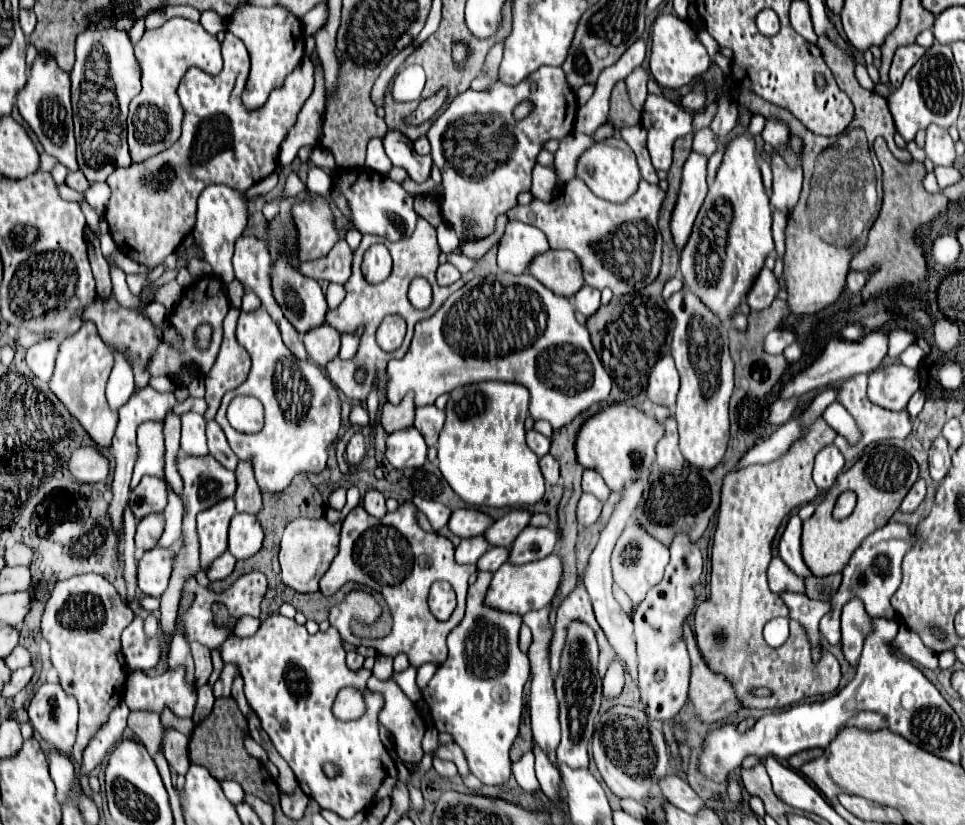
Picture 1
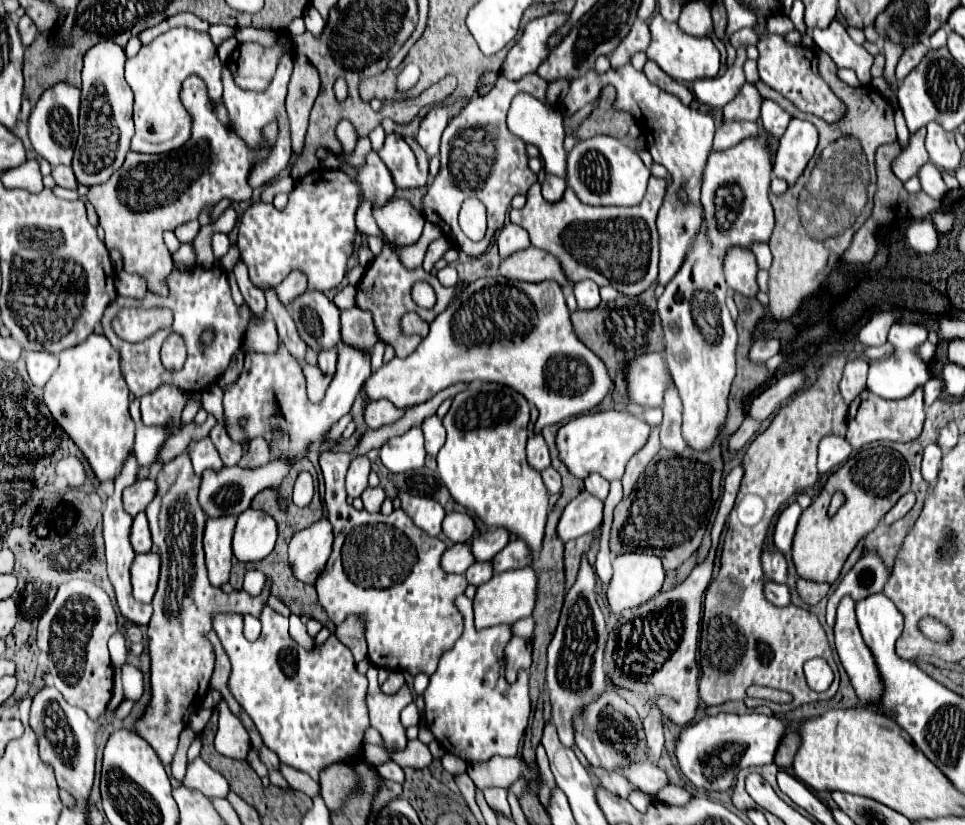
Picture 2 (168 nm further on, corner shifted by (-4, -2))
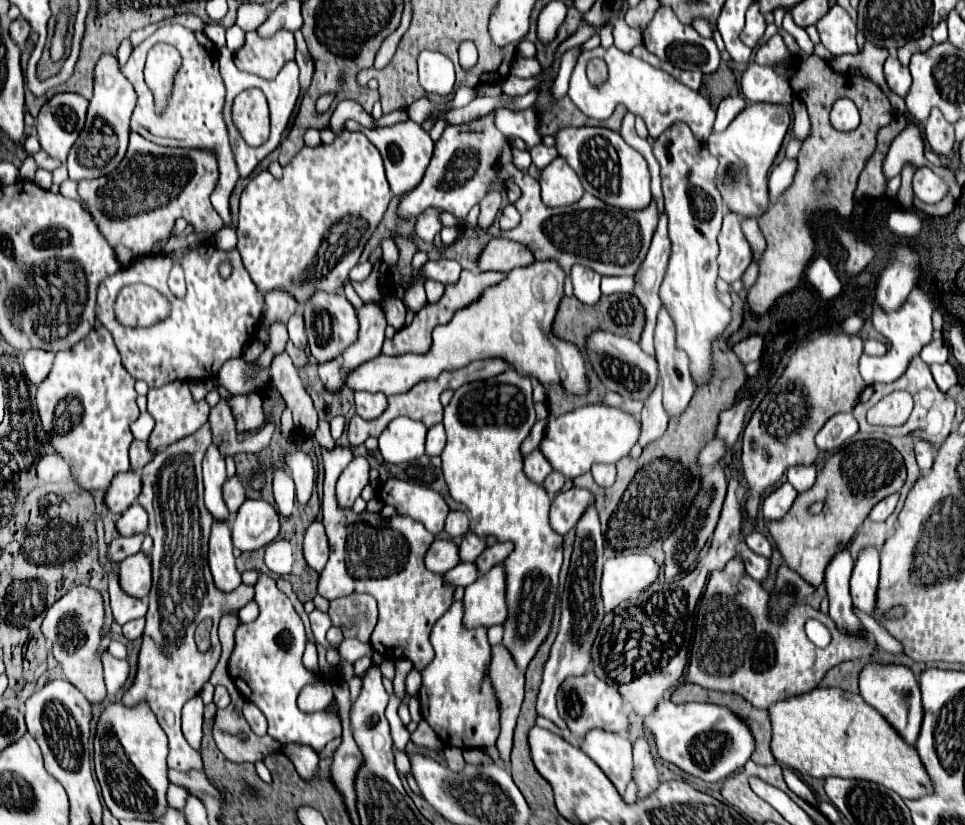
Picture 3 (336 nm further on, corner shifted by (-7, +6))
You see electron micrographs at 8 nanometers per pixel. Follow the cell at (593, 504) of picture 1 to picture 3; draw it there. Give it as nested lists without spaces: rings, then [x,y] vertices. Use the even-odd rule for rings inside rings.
[[[573,486],[567,492],[559,492],[551,502],[551,512],[549,512],[551,528],[561,536],[567,534],[583,516],[583,510],[587,510],[587,506],[593,502],[595,502],[593,494],[585,488]]]

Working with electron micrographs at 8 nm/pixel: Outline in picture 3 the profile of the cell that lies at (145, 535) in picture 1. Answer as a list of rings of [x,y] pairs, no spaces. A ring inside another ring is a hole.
[[[133,502],[117,520],[115,524],[117,532],[121,536],[133,536],[139,532],[147,532],[147,512],[143,510],[143,506],[139,506],[137,502]]]

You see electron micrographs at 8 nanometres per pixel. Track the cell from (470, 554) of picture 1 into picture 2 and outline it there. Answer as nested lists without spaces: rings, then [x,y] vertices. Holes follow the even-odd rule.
[[[454,544],[442,556],[442,570],[450,574],[464,574],[474,564],[470,544]]]

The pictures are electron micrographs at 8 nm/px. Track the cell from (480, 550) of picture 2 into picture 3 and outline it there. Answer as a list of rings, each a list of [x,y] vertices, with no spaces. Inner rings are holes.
[[[467,532],[459,544],[459,560],[461,562],[475,562],[475,558],[483,552],[485,548],[485,542],[473,534],[473,532]]]

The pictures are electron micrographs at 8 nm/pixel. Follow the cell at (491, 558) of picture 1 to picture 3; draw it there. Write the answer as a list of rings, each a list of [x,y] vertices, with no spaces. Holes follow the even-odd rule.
[[[461,562],[455,568],[451,568],[449,572],[445,572],[443,580],[457,588],[457,586],[469,586],[471,582],[475,582],[477,576],[479,574],[477,574],[477,568],[473,562]]]

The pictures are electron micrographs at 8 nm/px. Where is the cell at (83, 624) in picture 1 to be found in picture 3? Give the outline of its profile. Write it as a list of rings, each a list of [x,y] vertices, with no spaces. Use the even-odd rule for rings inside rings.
[[[77,586],[69,590],[61,600],[57,600],[45,620],[43,620],[43,634],[53,640],[53,656],[61,664],[67,680],[89,700],[99,702],[105,698],[105,682],[103,682],[103,664],[97,656],[97,648],[101,642],[103,630],[103,598],[97,590],[89,586]]]

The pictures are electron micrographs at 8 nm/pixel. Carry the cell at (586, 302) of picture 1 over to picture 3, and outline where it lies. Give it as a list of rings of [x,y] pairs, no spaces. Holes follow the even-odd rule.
[[[573,266],[571,268],[571,280],[573,280],[573,288],[575,288],[575,296],[577,300],[581,300],[583,304],[595,304],[601,298],[601,290],[599,290],[599,280],[601,276],[587,268],[587,266]]]

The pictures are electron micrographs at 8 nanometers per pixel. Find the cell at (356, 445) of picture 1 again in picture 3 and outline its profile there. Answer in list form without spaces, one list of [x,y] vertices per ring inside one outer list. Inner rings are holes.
[[[353,458],[351,464],[343,470],[337,482],[337,504],[343,510],[353,508],[353,502],[359,498],[363,486],[369,482],[369,464],[365,458]]]

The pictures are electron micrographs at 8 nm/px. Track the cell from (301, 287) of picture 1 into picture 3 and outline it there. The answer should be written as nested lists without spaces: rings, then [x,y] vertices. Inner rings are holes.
[[[317,290],[313,298],[303,306],[303,316],[305,316],[305,330],[309,336],[309,350],[319,364],[335,360],[337,356],[343,354],[347,346],[351,346],[357,340],[359,332],[357,312],[353,304],[345,298],[345,294],[329,294]]]

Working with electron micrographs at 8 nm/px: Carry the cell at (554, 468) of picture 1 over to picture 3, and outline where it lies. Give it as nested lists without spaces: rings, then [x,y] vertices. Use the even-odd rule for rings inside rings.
[[[551,472],[547,478],[545,478],[545,482],[543,482],[543,488],[547,490],[547,494],[549,496],[555,496],[561,488],[563,488],[563,484],[565,484],[565,478],[563,478],[563,474],[557,474],[557,472]]]

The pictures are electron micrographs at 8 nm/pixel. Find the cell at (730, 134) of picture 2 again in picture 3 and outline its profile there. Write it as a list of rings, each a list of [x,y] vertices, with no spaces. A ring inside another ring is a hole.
[[[729,96],[729,98],[723,98],[717,106],[717,118],[715,118],[715,126],[713,130],[715,132],[721,132],[725,130],[731,120],[745,108],[745,100],[741,96]]]

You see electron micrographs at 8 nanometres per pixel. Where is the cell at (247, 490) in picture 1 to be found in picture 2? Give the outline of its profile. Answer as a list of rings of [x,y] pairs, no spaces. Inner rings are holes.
[[[254,438],[246,450],[242,460],[238,462],[242,468],[256,468],[256,466],[264,466],[270,462],[270,448],[266,444],[264,438]]]

